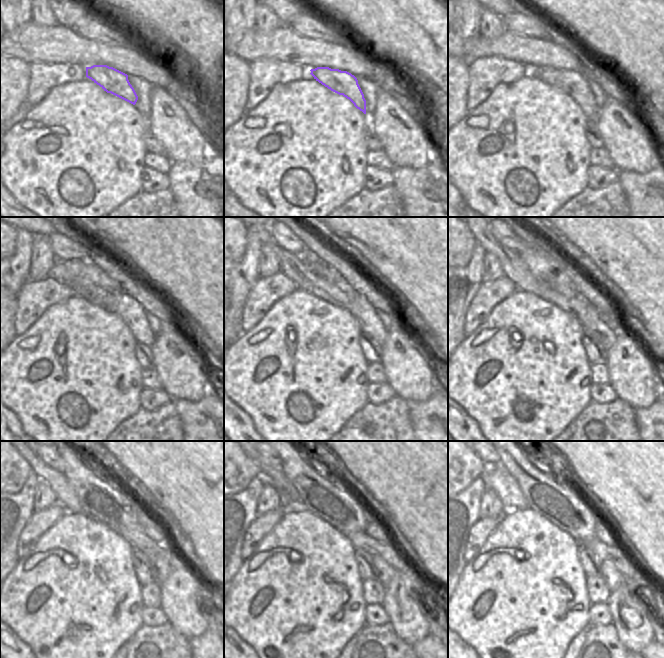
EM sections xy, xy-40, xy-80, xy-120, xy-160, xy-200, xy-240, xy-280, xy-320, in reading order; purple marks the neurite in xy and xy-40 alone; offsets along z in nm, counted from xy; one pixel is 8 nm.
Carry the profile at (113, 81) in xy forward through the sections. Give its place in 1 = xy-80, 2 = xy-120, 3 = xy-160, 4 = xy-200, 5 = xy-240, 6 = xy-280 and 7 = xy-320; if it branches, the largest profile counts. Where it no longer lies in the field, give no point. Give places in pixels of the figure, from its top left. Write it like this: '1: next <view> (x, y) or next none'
1: next xy-80 (573, 83)
2: next xy-120 (122, 304)
3: next xy-160 (372, 329)
4: next xy-200 (601, 335)
5: next xy-240 (159, 566)
6: next xy-280 (383, 572)
7: next xy-320 (613, 578)

